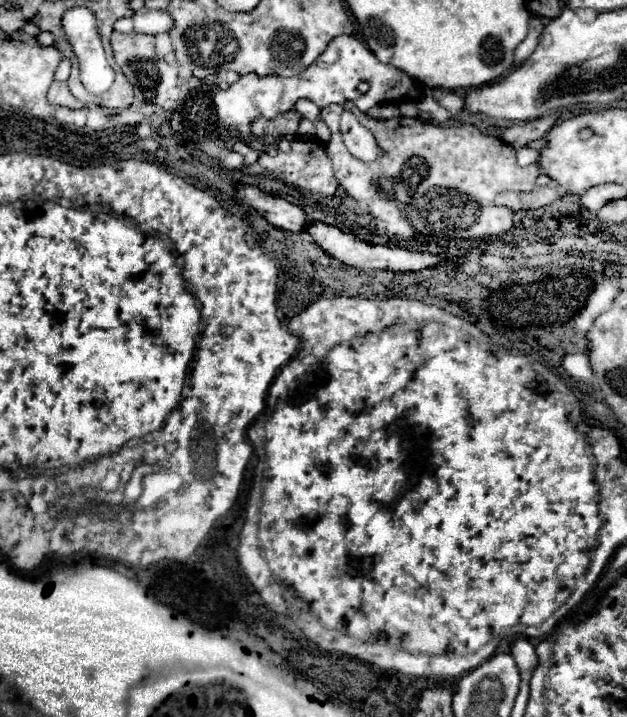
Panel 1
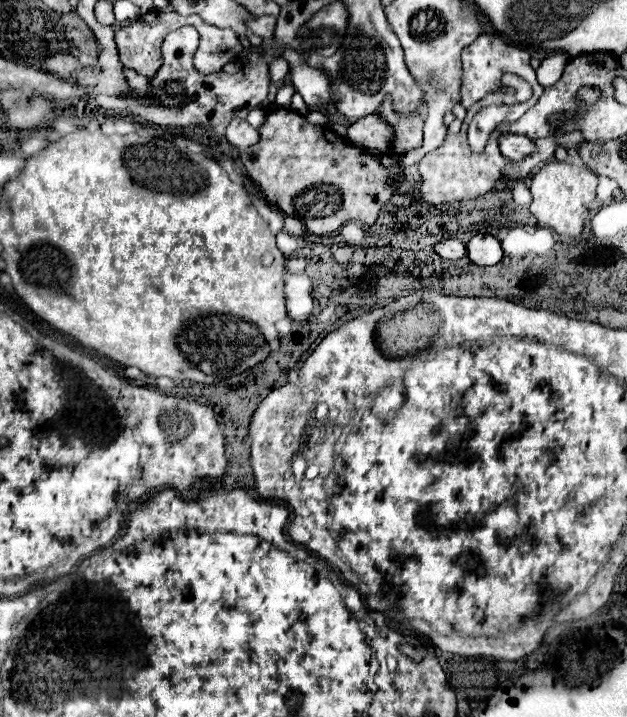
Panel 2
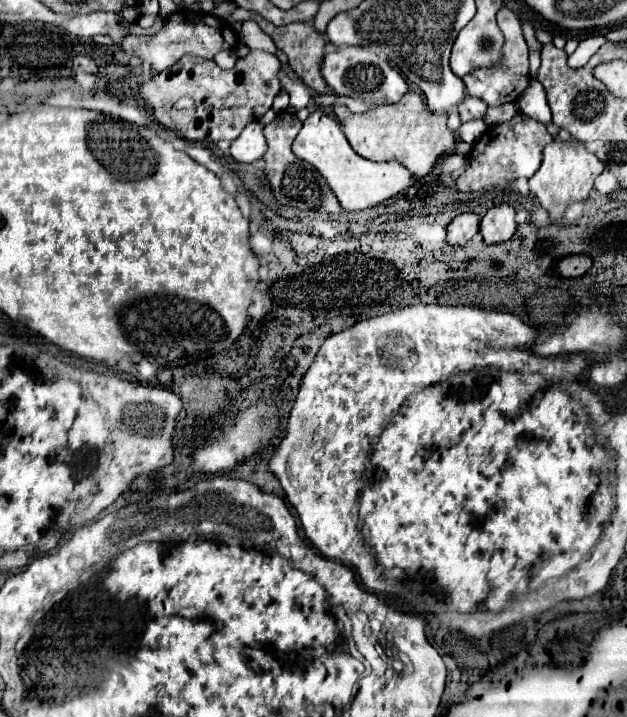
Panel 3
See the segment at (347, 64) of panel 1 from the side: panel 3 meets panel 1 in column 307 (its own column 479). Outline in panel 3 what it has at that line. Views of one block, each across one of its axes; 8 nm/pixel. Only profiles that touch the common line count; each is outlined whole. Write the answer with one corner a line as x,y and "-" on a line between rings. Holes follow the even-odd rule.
508,8
498,10
498,26
506,38
506,46
504,46
504,58
502,62
490,66
490,68
480,68
470,72
468,76
464,76
464,84
468,88
468,94
474,98
484,100
488,106
500,106
500,104
508,104
508,102
516,102
520,98
520,94
528,88
530,78
528,78
528,44
524,40
522,34
522,26
520,20
516,18
516,14

